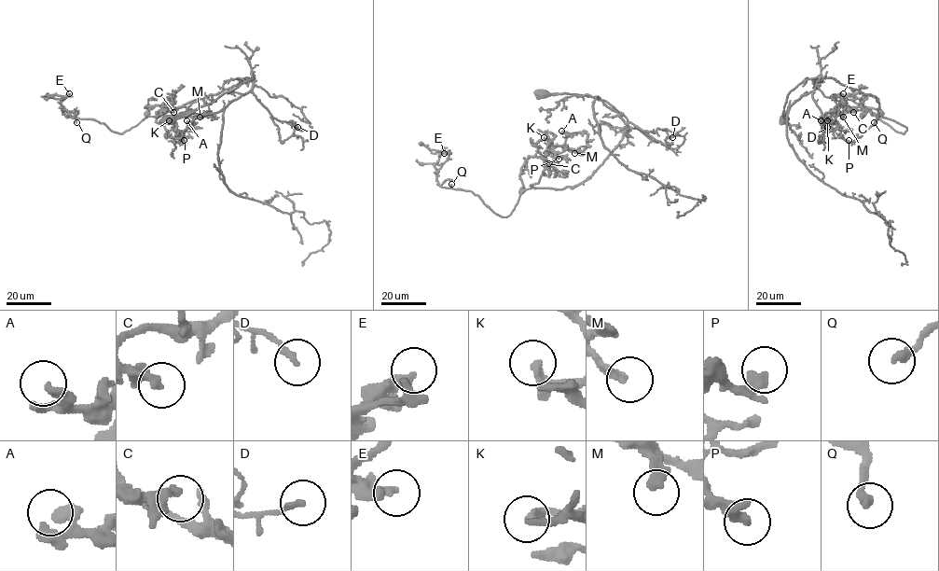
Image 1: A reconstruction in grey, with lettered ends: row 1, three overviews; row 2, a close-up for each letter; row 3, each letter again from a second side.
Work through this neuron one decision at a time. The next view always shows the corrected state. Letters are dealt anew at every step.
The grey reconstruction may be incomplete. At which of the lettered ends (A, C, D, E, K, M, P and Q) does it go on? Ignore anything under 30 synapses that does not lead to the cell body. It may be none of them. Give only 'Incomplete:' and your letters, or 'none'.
Incomplete: Q

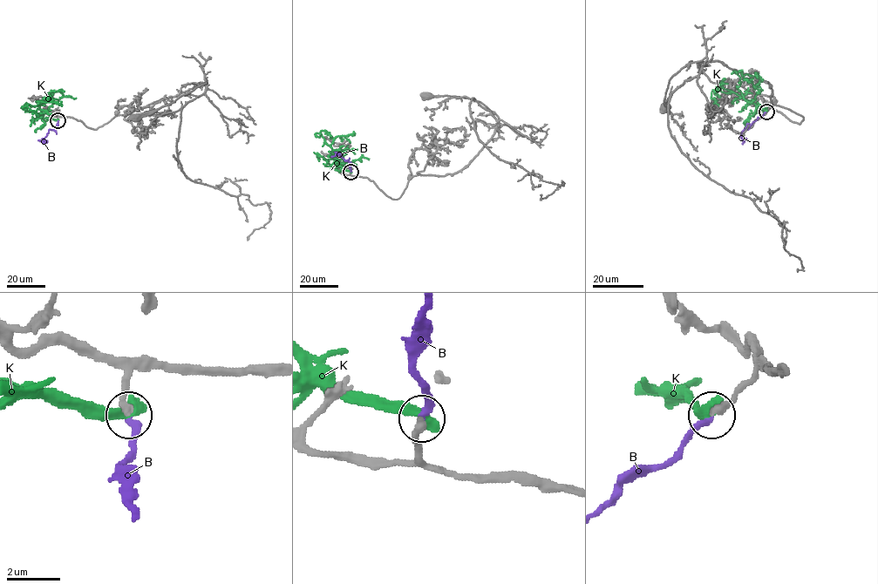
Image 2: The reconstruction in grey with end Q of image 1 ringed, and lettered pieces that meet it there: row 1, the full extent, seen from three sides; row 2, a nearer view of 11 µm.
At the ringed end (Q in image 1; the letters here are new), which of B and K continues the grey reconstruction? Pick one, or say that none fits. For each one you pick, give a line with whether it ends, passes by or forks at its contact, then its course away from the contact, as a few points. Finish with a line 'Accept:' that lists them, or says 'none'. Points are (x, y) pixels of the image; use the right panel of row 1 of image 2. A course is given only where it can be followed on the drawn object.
B: it ends; course (766, 111), (747, 124), (741, 132), (741, 139), (745, 138)
Accept: B

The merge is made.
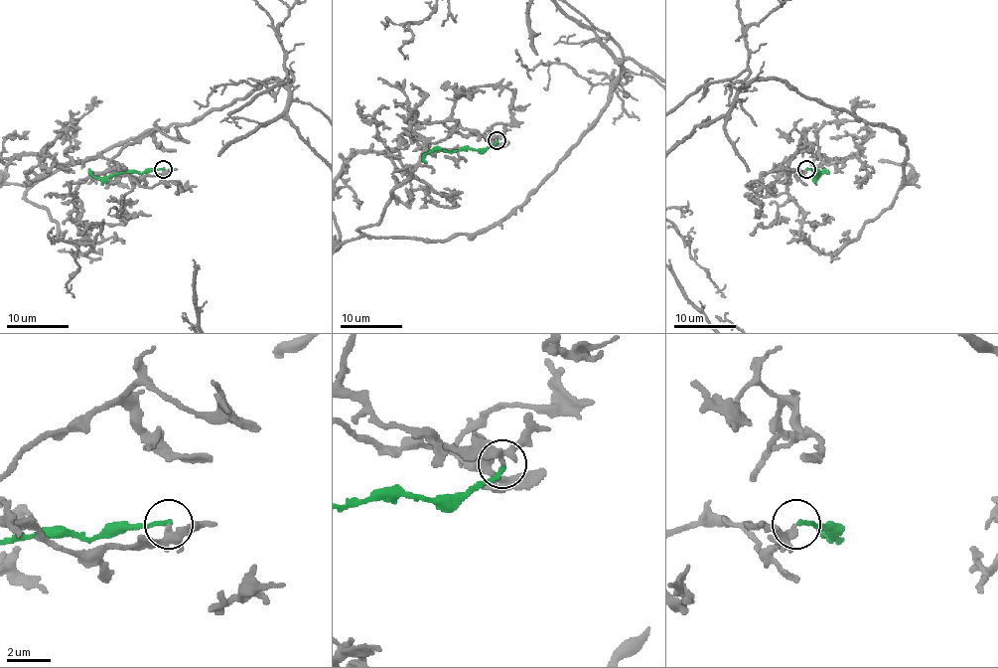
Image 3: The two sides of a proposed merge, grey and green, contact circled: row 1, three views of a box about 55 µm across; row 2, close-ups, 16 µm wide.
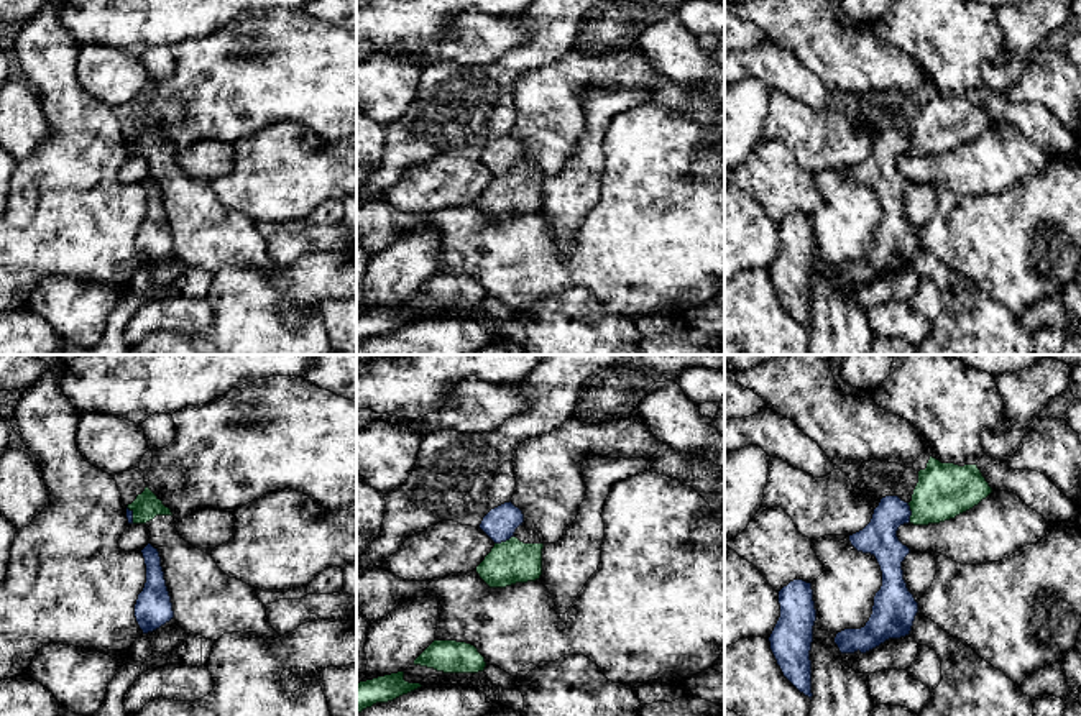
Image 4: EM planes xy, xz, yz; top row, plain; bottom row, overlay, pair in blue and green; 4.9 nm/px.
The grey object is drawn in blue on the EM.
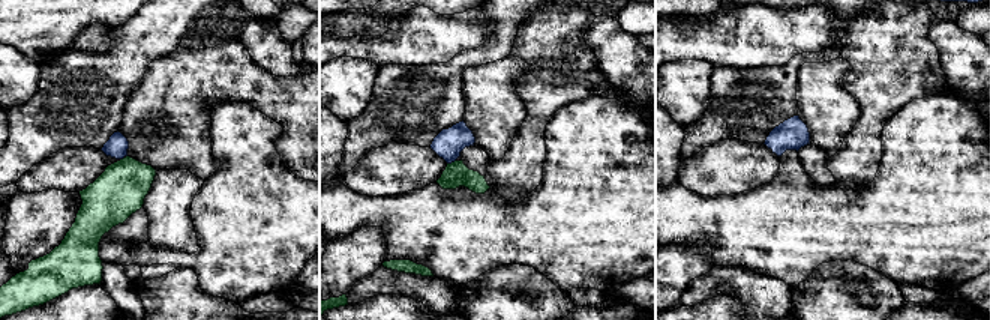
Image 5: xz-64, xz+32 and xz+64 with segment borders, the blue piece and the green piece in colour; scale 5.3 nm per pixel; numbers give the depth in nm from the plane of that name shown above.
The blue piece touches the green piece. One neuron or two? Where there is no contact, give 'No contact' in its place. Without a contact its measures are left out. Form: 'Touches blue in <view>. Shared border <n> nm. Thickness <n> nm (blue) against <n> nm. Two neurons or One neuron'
Touches blue in xz. Shared border 100 nm. Thickness 160 nm (blue) against 220 nm. Two neurons

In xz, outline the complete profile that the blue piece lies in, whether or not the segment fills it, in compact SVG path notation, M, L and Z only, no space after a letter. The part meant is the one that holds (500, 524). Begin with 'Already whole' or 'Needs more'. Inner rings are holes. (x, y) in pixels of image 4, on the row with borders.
Already whole. M511 501L491 509L481 521L480 529L494 542L501 544L514 537L524 522L524 514Z

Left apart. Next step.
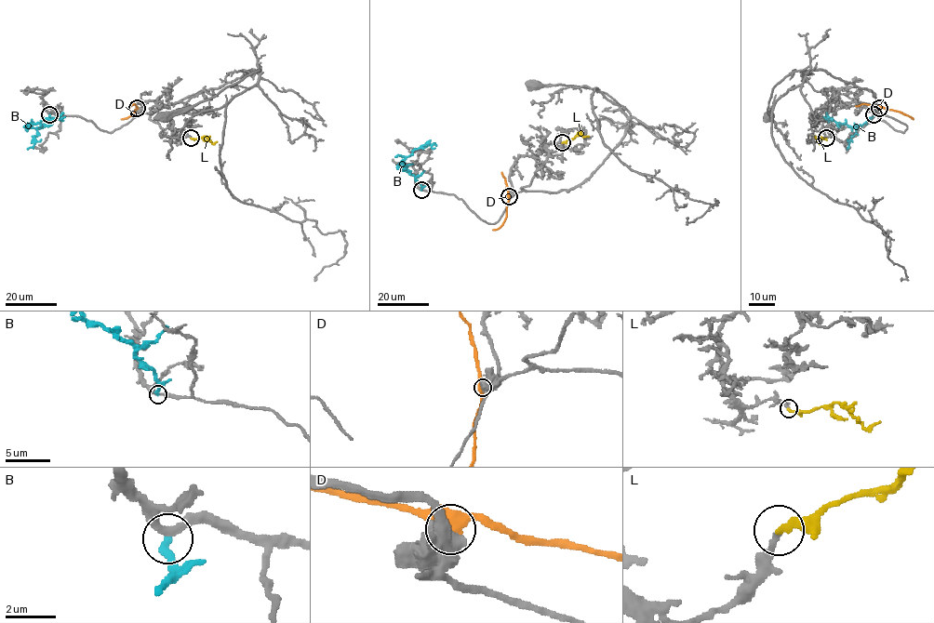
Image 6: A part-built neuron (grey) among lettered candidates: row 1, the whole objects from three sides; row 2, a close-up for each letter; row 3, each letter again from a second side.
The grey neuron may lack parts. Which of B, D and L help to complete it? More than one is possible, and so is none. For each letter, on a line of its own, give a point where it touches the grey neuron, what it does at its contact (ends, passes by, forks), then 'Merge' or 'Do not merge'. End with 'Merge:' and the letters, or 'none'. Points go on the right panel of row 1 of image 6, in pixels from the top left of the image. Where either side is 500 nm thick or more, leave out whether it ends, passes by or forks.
B: Touches grey at (873, 114). It ends there. Do not merge
D: Touches grey at (879, 108). Do not merge
L: Touches grey at (826, 138). It ends there. Merge
Merge: L

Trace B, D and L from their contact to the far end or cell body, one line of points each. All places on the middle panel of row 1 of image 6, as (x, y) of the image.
B: (421, 191), (420, 184), (402, 170), (400, 164), (415, 150), (436, 145)
D: (509, 196), (506, 217), (499, 228), (492, 229)
L: (562, 142), (578, 134), (589, 136)

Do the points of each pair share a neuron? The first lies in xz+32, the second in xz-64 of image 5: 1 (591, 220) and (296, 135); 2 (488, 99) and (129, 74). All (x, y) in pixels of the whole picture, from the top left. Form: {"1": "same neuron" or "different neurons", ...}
{"1": "different neurons", "2": "different neurons"}

